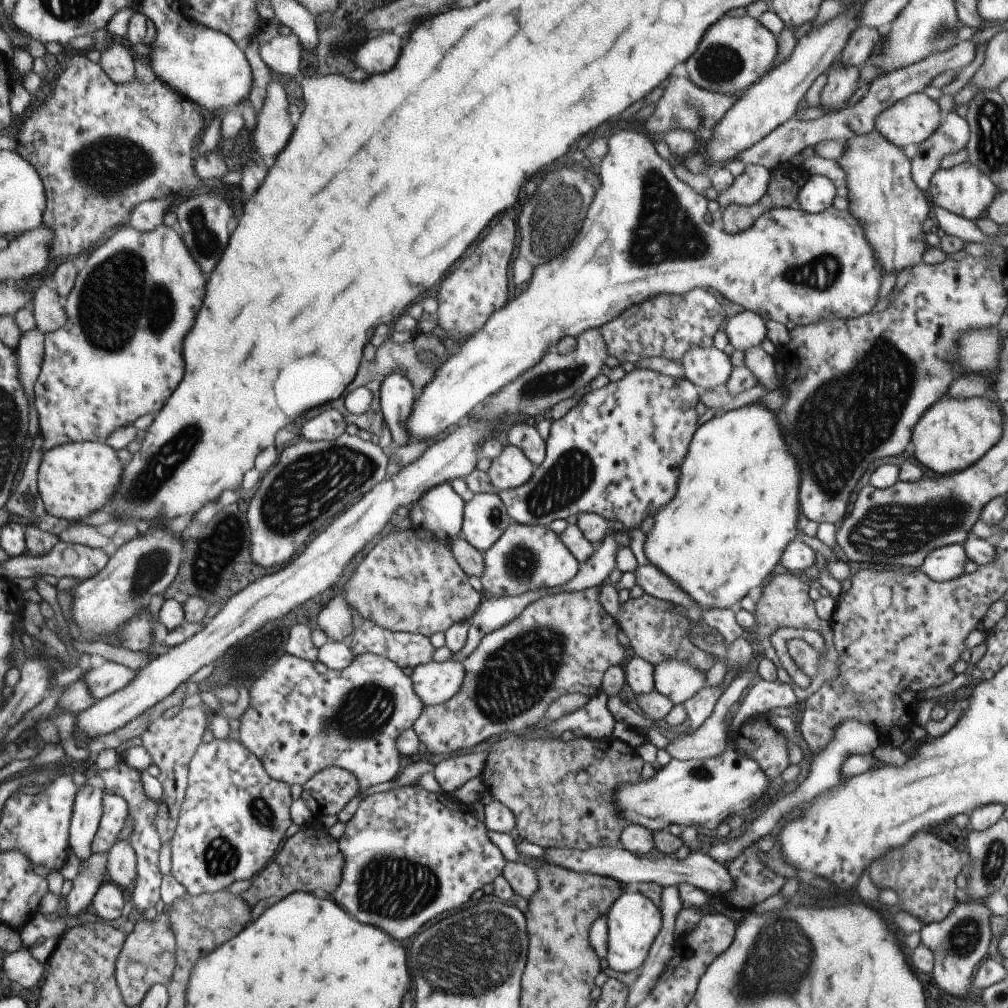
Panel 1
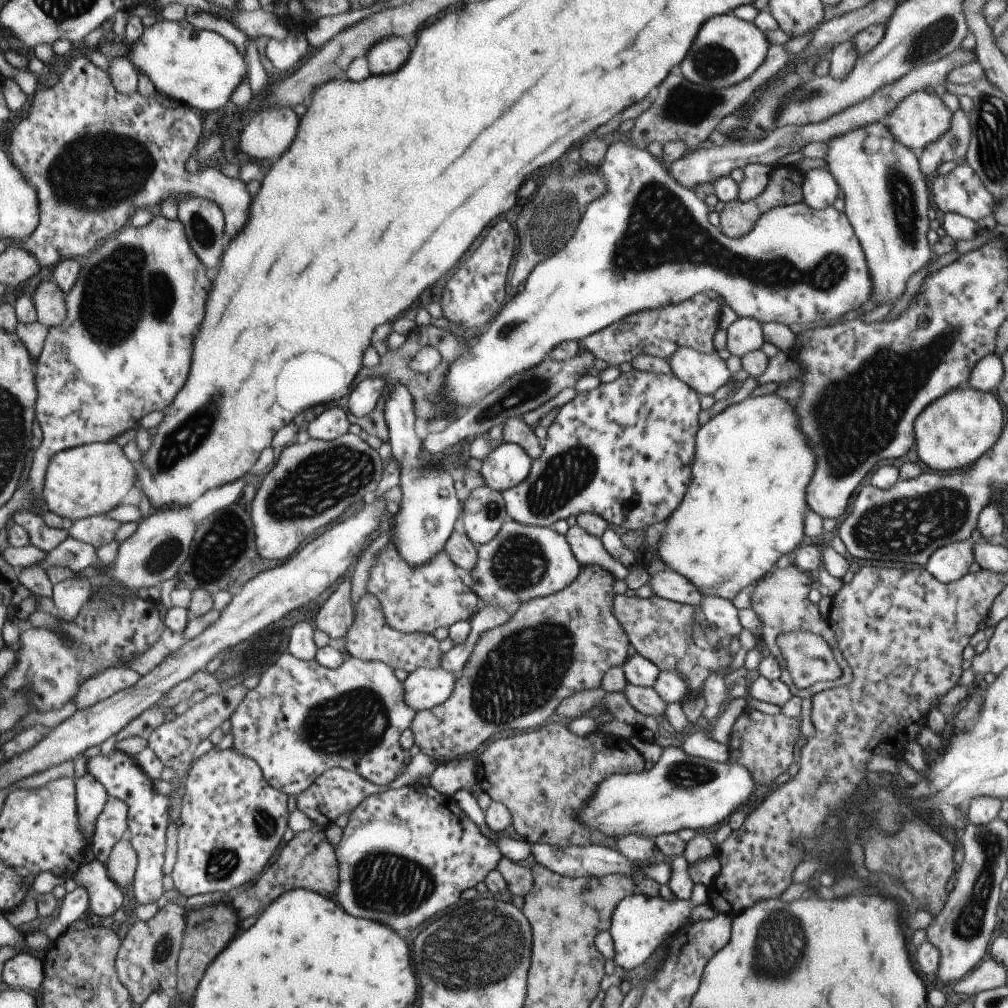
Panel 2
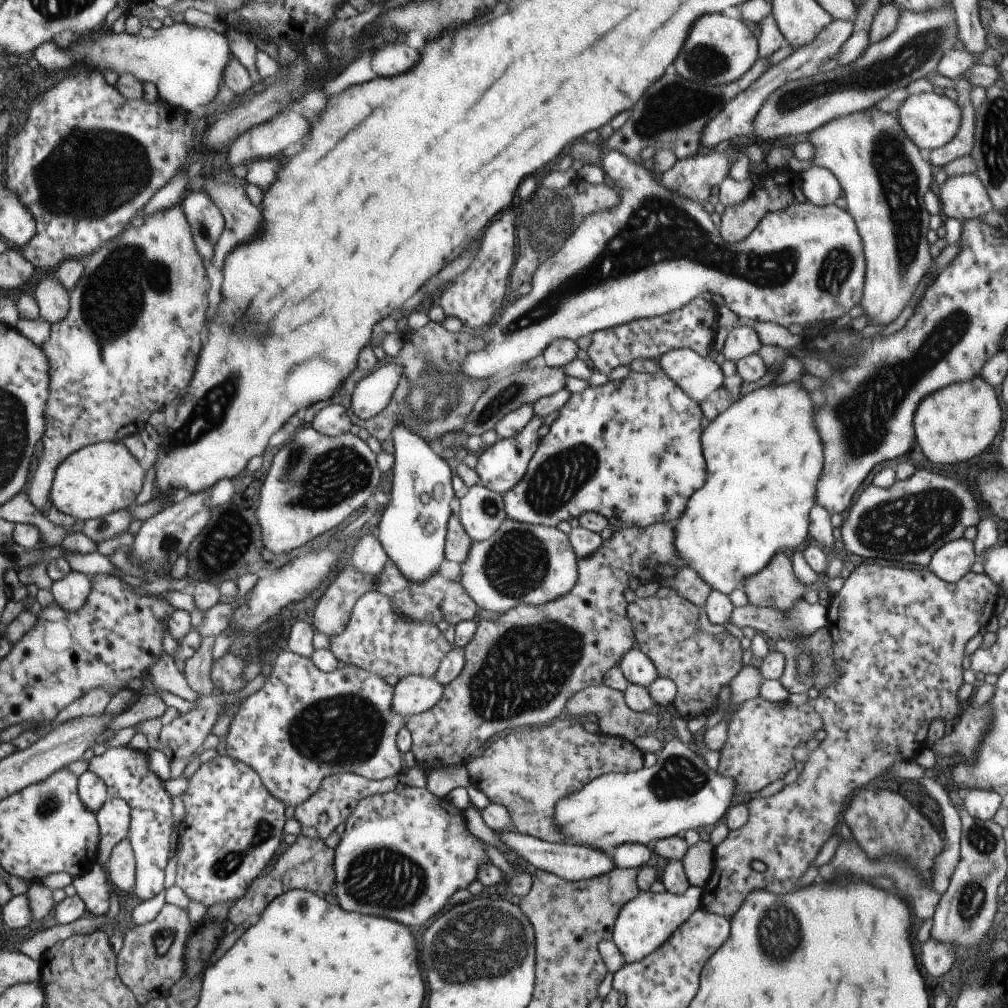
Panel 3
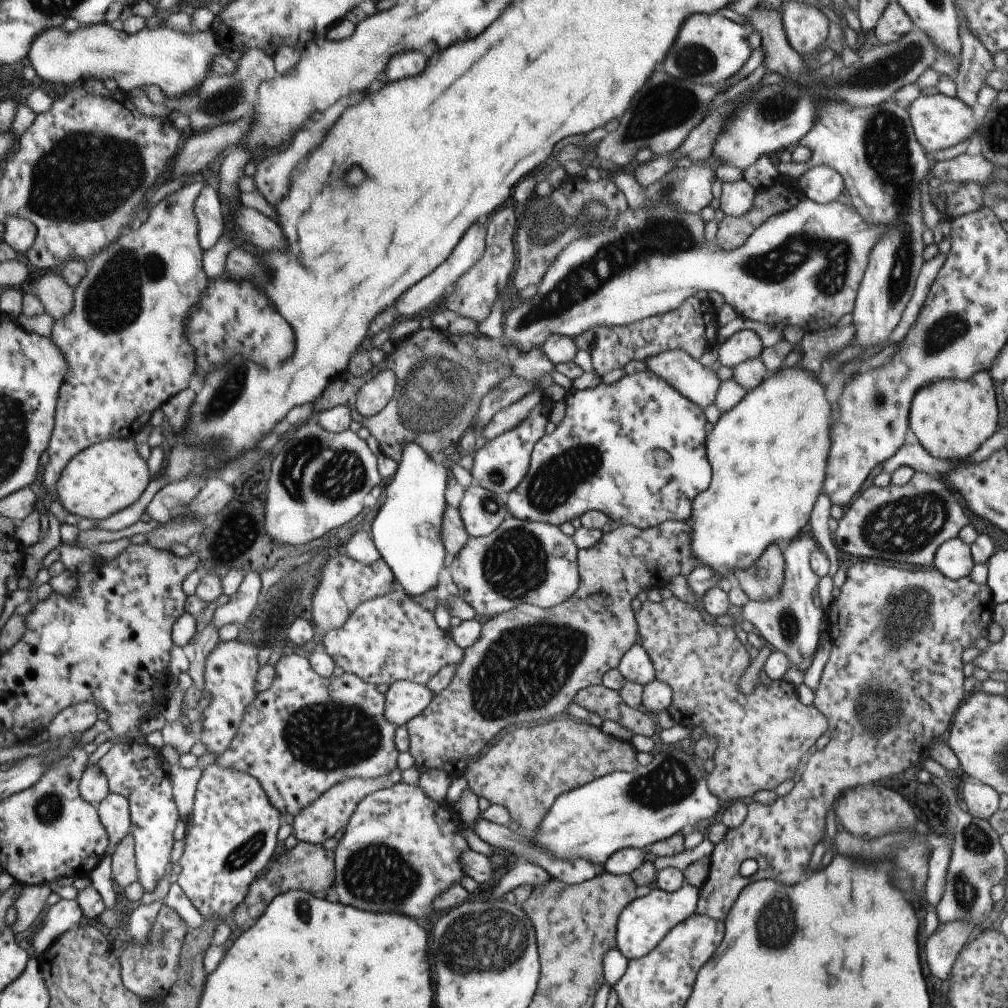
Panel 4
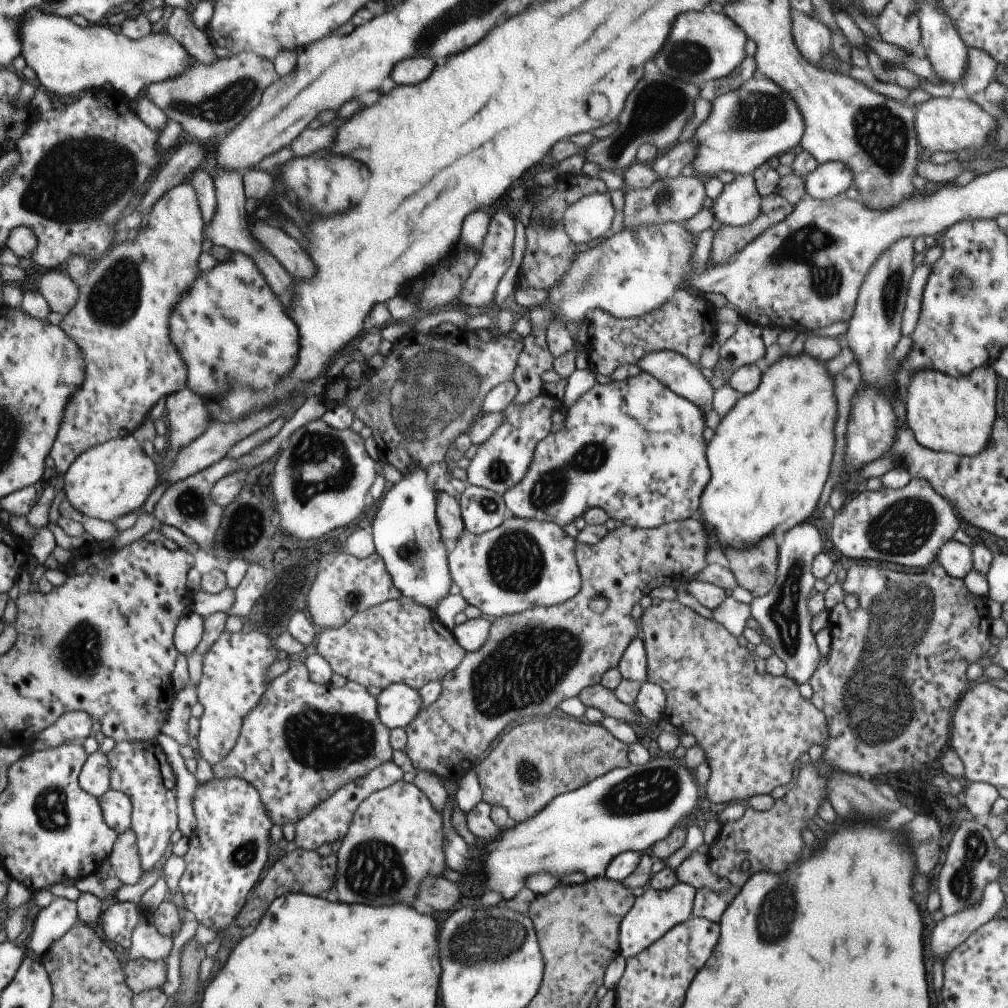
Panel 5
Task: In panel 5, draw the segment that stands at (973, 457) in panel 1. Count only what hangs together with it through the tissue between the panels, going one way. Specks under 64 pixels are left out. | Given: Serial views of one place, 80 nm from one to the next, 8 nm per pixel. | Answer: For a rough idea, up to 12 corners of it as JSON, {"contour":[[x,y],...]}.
{"contour":[[996,372],[910,376],[905,424],[934,451],[990,440]]}

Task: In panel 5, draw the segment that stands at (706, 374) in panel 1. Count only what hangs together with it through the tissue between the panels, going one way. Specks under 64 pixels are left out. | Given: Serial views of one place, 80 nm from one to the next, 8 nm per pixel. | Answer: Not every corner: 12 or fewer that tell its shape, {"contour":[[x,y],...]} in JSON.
{"contour":[[673,351],[646,352],[636,365],[703,412],[713,389],[698,366]]}

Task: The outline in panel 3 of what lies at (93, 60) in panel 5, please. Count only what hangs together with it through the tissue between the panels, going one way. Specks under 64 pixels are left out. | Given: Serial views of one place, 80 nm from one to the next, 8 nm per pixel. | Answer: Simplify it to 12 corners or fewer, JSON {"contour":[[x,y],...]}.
{"contour":[[102,28],[34,50],[47,71],[89,66],[155,84],[184,112],[224,85],[234,49],[213,29]]}

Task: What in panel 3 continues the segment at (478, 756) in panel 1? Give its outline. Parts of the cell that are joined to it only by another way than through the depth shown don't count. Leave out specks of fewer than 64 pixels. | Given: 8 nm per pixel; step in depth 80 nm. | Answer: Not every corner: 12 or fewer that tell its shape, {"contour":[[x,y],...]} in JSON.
{"contour":[[465,765],[425,772],[425,788],[443,798],[453,788],[470,785]]}

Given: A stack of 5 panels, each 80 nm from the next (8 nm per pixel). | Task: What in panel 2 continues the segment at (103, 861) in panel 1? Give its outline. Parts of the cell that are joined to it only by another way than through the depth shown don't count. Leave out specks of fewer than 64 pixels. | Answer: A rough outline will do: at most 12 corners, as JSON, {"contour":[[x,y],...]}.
{"contour":[[88,890],[62,898],[58,916],[43,932],[55,942],[90,910]]}

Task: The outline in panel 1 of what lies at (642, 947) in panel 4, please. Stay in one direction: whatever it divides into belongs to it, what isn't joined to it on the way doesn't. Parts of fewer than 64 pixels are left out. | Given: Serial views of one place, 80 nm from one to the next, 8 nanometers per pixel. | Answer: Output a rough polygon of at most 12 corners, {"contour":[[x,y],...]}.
{"contour":[[634,888],[606,912],[606,960],[639,969],[662,927],[660,908]]}

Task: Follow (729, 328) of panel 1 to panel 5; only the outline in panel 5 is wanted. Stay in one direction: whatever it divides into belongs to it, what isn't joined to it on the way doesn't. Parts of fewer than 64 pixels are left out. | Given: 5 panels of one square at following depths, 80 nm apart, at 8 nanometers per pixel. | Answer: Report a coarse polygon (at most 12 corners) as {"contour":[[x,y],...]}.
{"contour":[[740,318],[720,344],[714,376],[763,358],[762,326]]}

